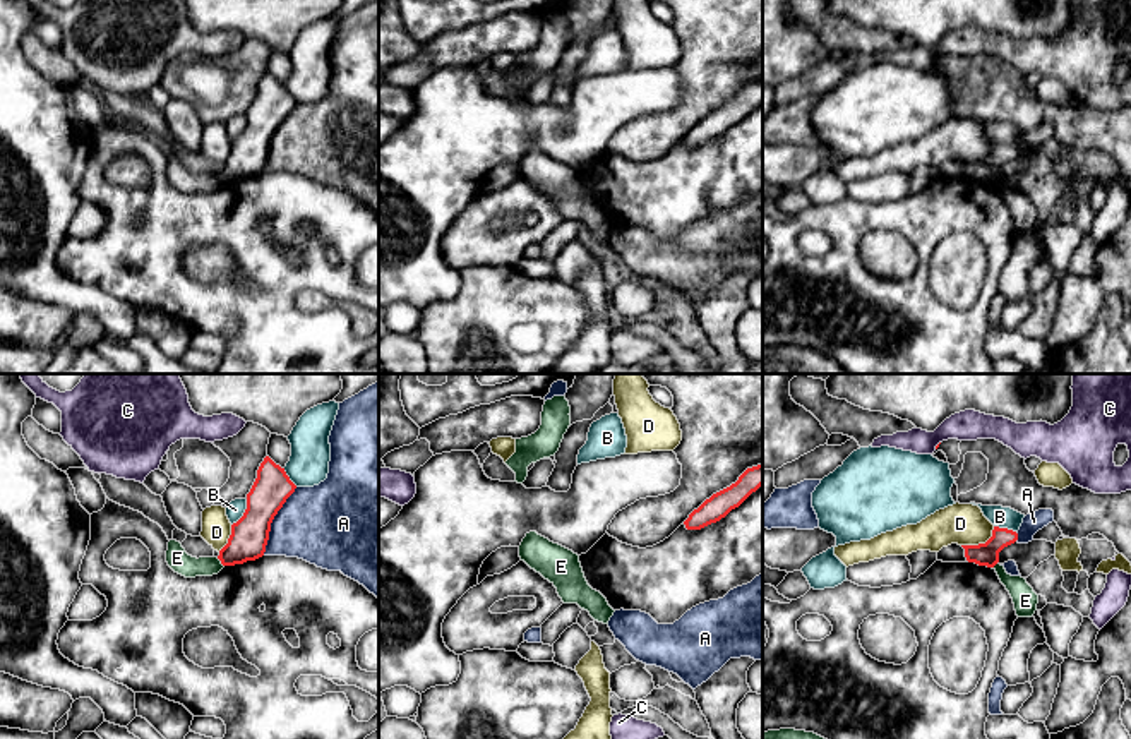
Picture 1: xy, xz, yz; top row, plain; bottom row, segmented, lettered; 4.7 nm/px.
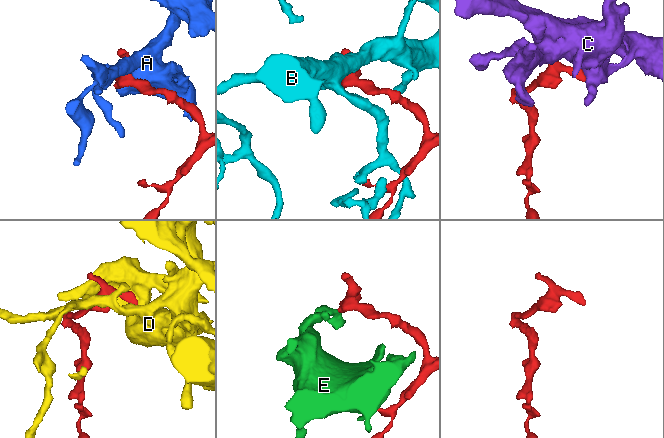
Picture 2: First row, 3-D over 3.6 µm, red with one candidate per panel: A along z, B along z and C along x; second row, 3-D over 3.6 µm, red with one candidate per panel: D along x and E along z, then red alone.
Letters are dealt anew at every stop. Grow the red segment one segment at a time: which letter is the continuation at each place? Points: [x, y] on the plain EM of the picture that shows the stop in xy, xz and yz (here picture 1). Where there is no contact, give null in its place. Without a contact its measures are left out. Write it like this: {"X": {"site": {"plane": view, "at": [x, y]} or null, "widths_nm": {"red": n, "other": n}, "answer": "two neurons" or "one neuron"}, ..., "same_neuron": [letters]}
{"A": {"site": {"plane": "xy", "at": [271, 138]}, "widths_nm": {"red": 180, "other": 380}, "answer": "two neurons"}, "B": {"site": {"plane": "xy", "at": [244, 129]}, "widths_nm": {"red": 180, "other": 90}, "answer": "two neurons"}, "C": {"site": {"plane": "yz", "at": [938, 60]}, "widths_nm": {"red": 20, "other": 140}, "answer": "two neurons"}, "D": {"site": {"plane": "yz", "at": [981, 160]}, "widths_nm": {"red": 110, "other": 190}, "answer": "two neurons"}, "E": {"site": {"plane": "xy", "at": [221, 179]}, "widths_nm": {"red": 180, "other": 100}, "answer": "two neurons"}, "same_neuron": []}

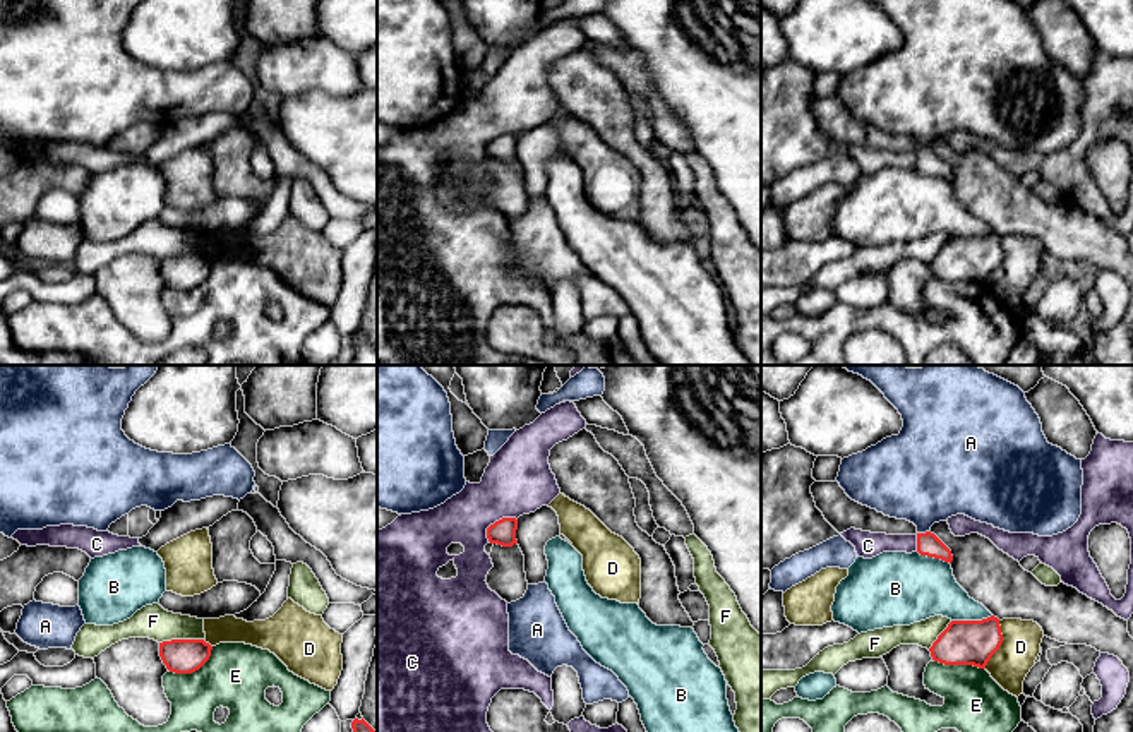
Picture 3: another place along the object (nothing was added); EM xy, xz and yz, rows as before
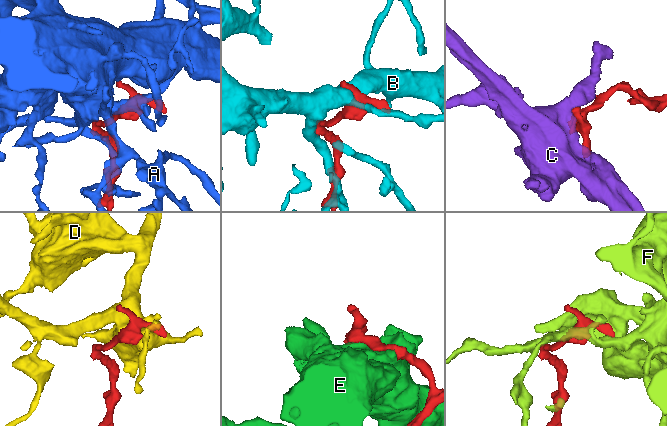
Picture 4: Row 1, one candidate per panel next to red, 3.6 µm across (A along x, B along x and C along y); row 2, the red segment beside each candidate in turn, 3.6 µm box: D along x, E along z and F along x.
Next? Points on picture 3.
{"A": {"site": {"plane": "yz", "at": [923, 150]}, "widths_nm": {"red": 110, "other": 400}, "answer": "one neuron"}, "B": {"site": {"plane": "yz", "at": [971, 237]}, "widths_nm": {"red": 200, "other": 260}, "answer": "two neurons"}, "C": {"site": {"plane": "xz", "at": [496, 138]}, "widths_nm": {"red": 120, "other": 320}, "answer": "two neurons"}, "D": {"site": {"plane": "yz", "at": [1000, 261]}, "widths_nm": {"red": 200, "other": 180}, "answer": "two neurons"}, "E": {"site": {"plane": "xy", "at": [194, 287]}, "widths_nm": {"red": 160, "other": 300}, "answer": "two neurons"}, "F": {"site": {"plane": "xy", "at": [180, 256]}, "widths_nm": {"red": 160, "other": 160}, "answer": "two neurons"}, "same_neuron": ["A"]}

